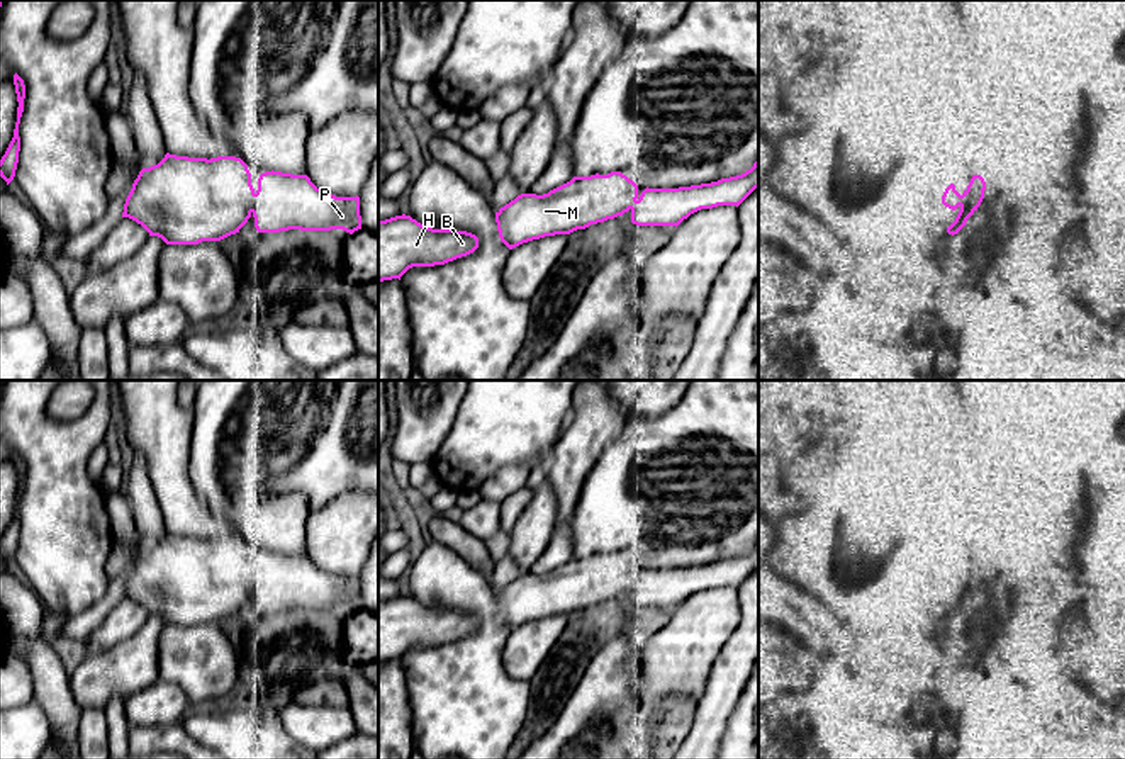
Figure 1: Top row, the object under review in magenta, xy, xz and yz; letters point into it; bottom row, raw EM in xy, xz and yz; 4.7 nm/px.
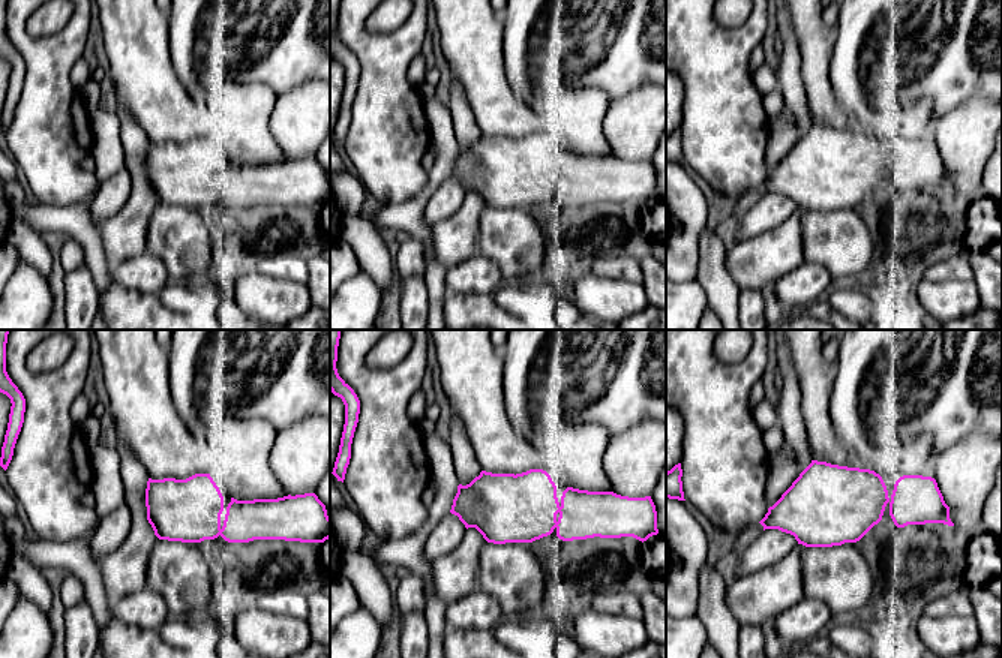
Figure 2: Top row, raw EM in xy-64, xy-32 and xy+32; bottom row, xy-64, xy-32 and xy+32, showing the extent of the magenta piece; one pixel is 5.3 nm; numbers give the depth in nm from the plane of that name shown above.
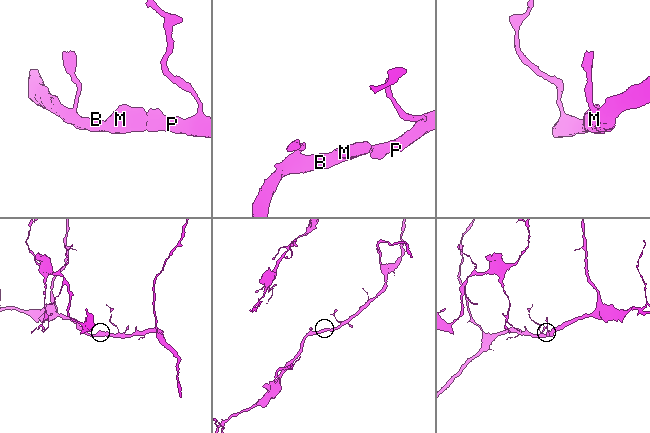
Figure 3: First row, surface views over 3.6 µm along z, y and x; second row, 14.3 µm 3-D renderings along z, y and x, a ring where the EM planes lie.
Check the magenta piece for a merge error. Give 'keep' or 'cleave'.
keep

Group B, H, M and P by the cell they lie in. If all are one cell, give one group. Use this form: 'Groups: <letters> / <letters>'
Groups: B H M P

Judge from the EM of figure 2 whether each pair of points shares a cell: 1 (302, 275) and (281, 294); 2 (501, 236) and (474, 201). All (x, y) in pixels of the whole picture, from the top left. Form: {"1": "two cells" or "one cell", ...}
{"1": "two cells", "2": "two cells"}

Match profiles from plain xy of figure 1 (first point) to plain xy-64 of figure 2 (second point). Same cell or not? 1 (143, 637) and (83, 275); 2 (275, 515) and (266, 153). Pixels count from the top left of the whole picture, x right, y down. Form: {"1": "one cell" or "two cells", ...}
{"1": "two cells", "2": "one cell"}

